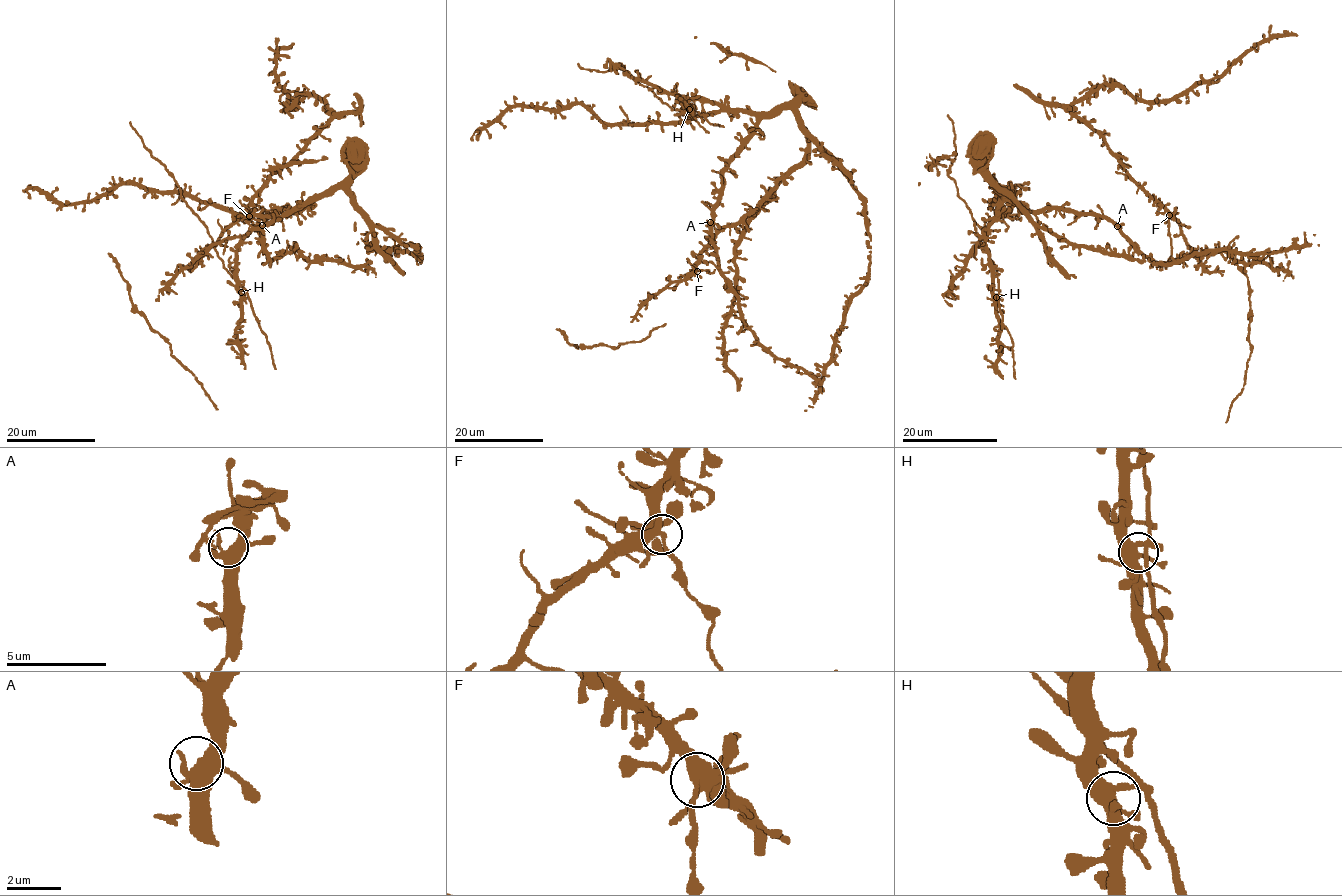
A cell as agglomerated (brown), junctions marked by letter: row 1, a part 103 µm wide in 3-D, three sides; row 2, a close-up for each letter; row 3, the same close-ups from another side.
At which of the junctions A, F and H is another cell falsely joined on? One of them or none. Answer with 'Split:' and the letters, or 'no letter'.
Split: F

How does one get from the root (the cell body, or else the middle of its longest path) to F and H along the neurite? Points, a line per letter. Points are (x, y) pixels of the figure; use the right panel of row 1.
F: (1118, 228), (1144, 254), (1156, 261), (1168, 262), (1171, 254), (1169, 215)
H: (1118, 228), (1094, 214), (1060, 209), (1025, 210), (1010, 200), (1004, 200), (985, 233), (992, 293), (996, 297)

